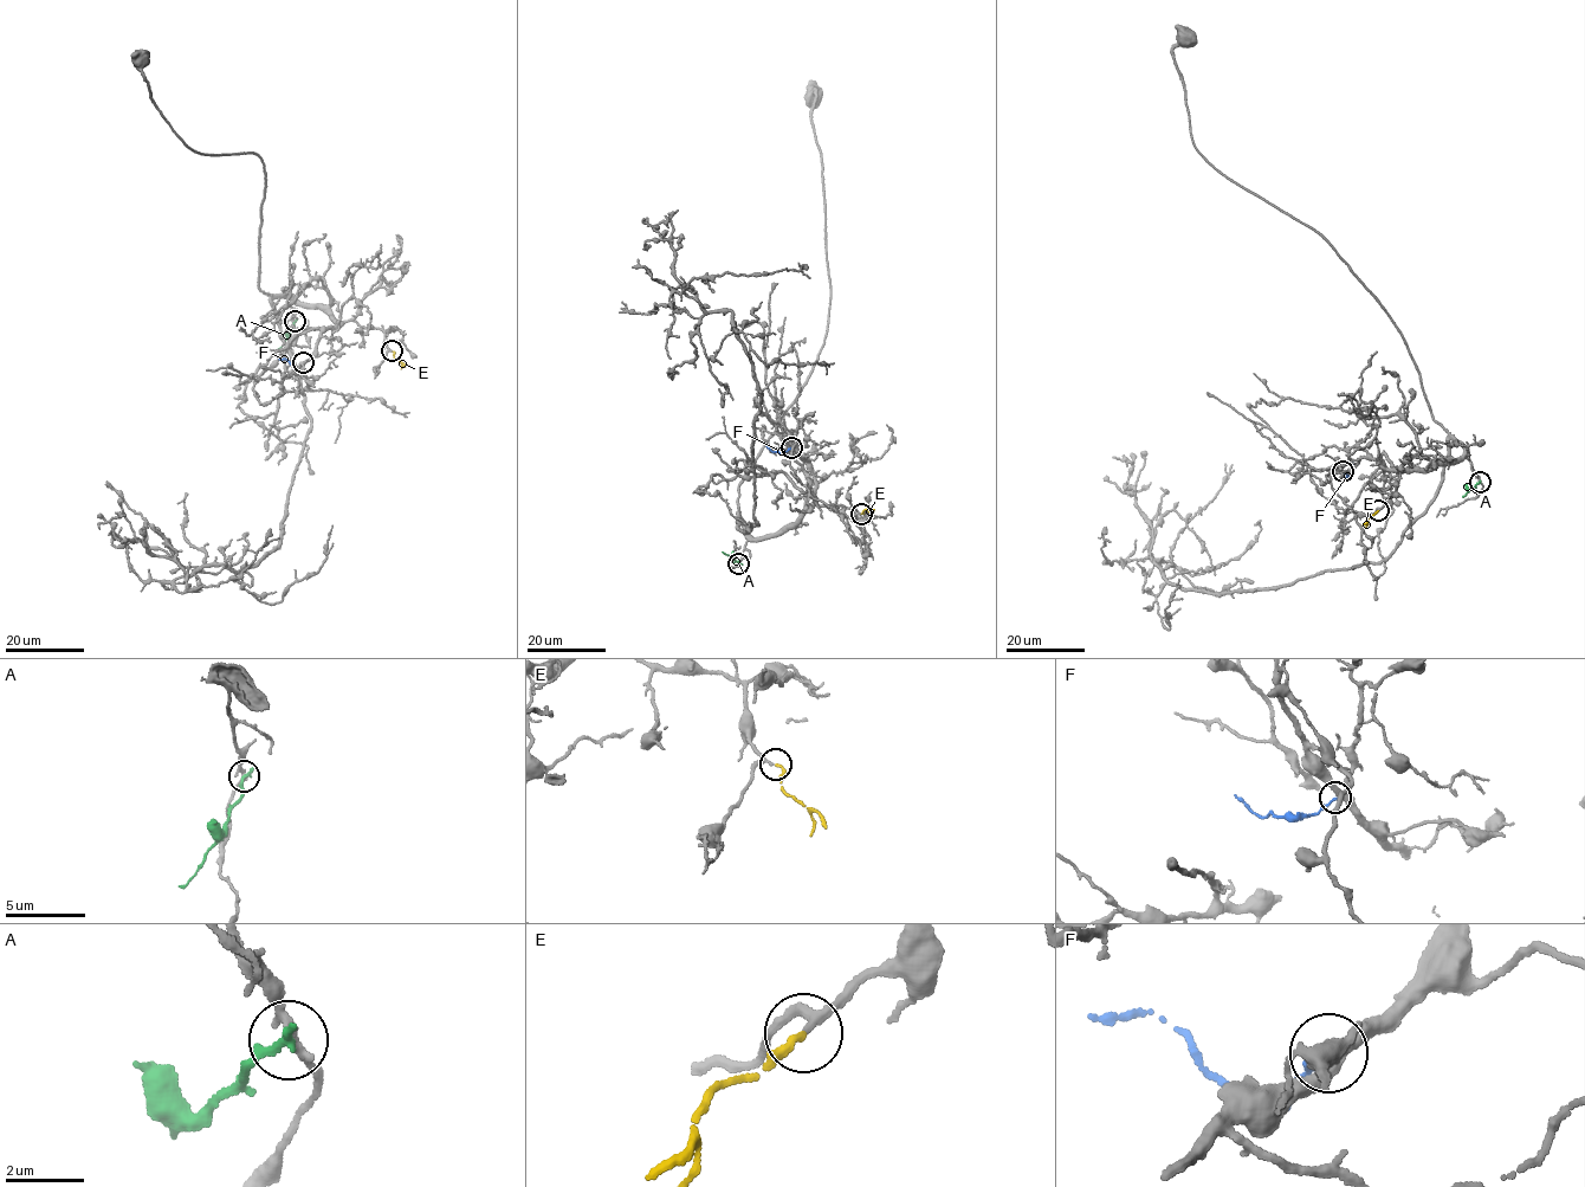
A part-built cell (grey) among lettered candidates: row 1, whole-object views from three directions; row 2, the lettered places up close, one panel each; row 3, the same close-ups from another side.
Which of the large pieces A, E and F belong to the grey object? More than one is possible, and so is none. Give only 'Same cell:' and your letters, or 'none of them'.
Same cell: E

